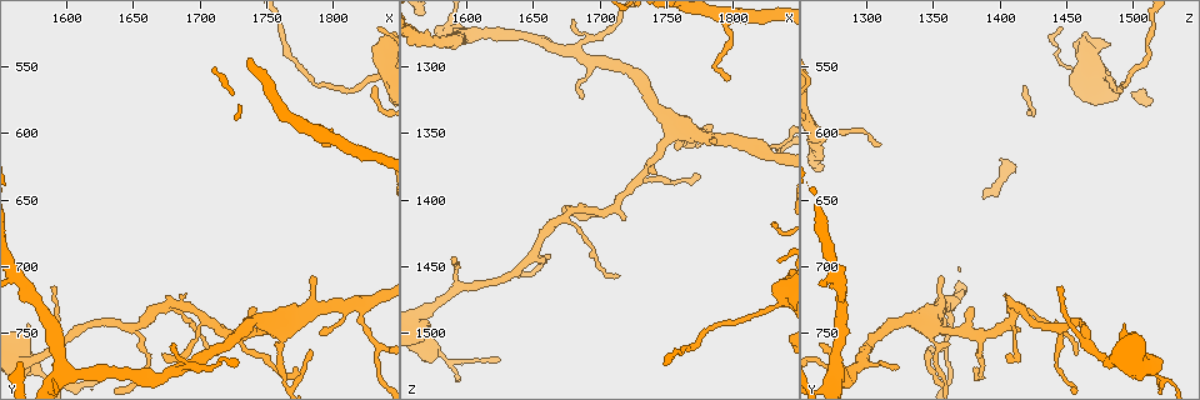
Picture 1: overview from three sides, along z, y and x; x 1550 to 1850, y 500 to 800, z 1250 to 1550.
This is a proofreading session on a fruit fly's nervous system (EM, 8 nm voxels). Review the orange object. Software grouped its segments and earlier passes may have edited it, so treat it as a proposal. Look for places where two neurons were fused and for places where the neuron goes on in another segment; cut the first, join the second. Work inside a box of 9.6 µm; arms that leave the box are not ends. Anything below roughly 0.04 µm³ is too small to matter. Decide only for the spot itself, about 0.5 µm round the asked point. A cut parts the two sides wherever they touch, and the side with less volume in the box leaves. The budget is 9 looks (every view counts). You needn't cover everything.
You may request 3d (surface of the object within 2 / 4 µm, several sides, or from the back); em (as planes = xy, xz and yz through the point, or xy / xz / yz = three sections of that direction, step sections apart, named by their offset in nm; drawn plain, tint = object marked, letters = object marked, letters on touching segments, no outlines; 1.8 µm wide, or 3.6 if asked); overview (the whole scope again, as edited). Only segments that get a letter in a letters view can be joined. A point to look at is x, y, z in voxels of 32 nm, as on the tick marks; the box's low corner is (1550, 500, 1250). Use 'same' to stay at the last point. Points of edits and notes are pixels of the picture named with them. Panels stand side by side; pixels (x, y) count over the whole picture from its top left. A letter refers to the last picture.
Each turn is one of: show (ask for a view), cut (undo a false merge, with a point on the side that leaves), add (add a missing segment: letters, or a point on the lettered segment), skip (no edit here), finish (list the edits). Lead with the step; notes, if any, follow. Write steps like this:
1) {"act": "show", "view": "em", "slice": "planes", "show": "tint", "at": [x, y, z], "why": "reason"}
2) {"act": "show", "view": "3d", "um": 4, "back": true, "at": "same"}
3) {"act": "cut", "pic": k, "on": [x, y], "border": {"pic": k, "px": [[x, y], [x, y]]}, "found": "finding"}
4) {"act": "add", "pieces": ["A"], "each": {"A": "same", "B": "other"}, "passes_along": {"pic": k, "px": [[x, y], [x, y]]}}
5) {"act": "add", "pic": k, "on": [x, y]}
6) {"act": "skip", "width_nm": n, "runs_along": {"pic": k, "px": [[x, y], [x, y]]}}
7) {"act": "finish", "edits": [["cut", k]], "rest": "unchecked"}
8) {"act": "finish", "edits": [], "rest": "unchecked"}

{"act": "show", "view": "em", "slice": "planes", "show": "letters", "at": [1570, 746, 1492]}

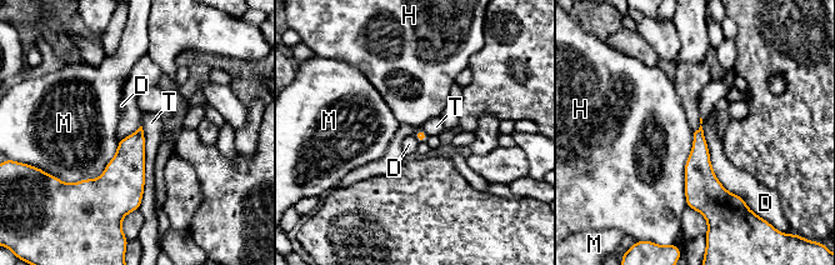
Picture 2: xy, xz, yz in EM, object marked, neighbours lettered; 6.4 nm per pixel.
{"act": "skip", "longest_contact_nm": ["D", 600], "each": {"D": "other", "H": "other", "M": "other", "T": "other"}, "found": "none of them fits"}

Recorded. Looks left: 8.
{"act": "show", "view": "em", "um": 3.6, "slice": "yz", "step": 16, "show": "plain", "at": [1744, 732, 1380], "why": "free end"}

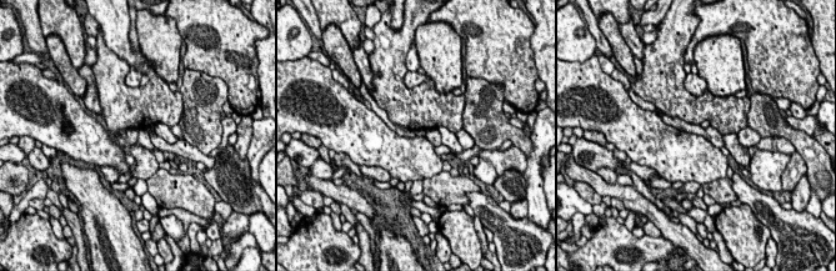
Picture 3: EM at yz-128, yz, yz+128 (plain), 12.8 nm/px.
{"act": "show", "view": "em", "um": 3.6, "slice": "yz", "step": 16, "show": "letters", "at": "same", "why": "what lies round it"}

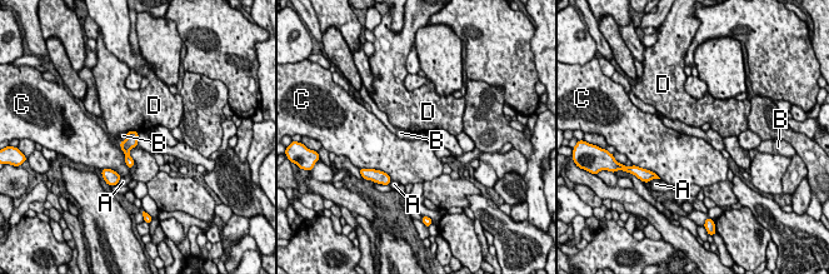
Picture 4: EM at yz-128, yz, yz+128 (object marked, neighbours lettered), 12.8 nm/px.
{"act": "skip", "longest_contact_nm": ["C", 340], "each": {"A": "other", "B": "other", "C": "other", "D": "other"}, "border": {"pic": 4, "px": [[126, 133], [126, 138], [119, 143]]}, "found": "no lettered segment goes on from it"}

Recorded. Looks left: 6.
{"act": "show", "view": "3d", "um": 2, "at": [1800, 610, 1308]}

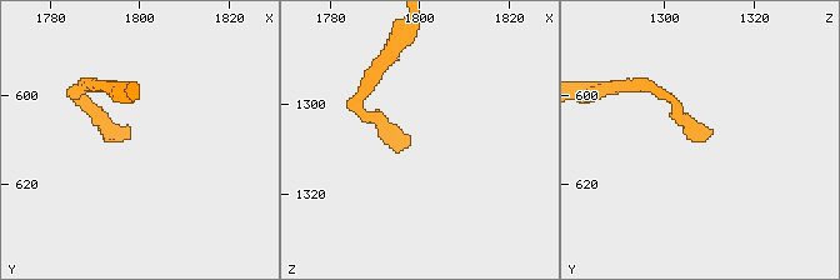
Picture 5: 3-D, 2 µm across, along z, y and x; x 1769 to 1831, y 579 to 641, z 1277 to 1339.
{"act": "show", "view": "em", "slice": "xz", "step": 8, "show": "letters", "at": [1798, 609, 1309], "why": "shape alone is not enough"}

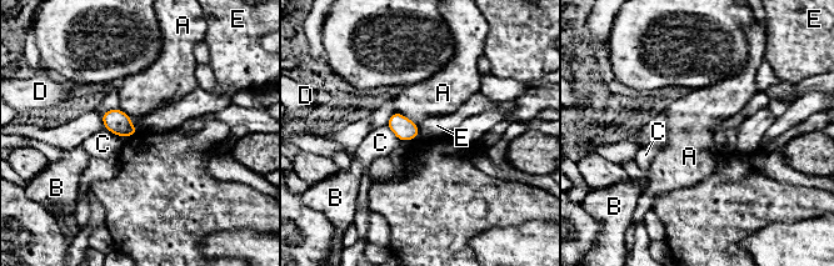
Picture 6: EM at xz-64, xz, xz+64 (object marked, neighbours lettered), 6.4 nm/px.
{"act": "show", "view": "em", "slice": "planes", "show": "letters", "at": "same"}

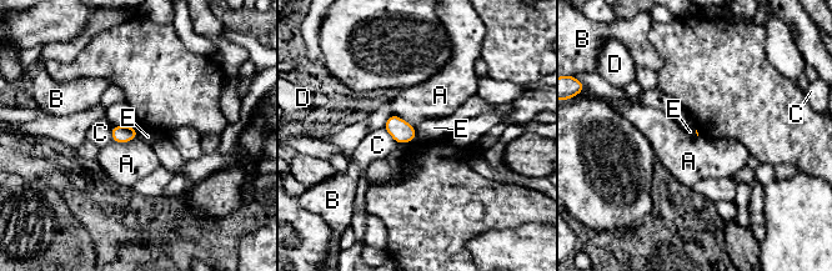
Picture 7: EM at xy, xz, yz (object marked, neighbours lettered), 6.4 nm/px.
{"act": "skip", "each": {"A": "other", "B": "other", "C": "other", "D": "other", "E": "other"}, "border": {"pic": 7, "px": [[415, 129], [417, 136]]}, "found": "none of them fits"}

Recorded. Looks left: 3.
{"act": "show", "view": "3d", "um": 2, "at": [1832, 756, 1360]}

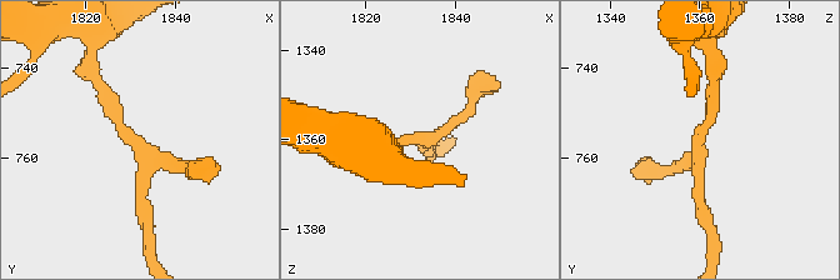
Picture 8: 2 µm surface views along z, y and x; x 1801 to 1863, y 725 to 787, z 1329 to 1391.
{"act": "show", "view": "em", "slice": "yz", "step": 16, "show": "letters", "at": [1831, 757, 1361]}

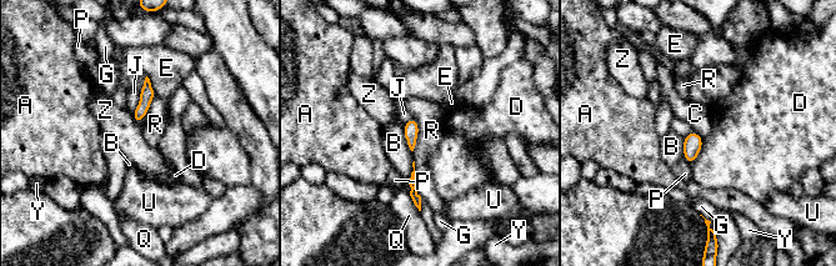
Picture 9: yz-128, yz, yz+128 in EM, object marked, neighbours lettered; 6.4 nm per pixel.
{"act": "skip", "each": {"A": "other", "B": "other", "C": "other", "D": "other", "E": "other", "G": "other", "J": "other", "P": "other", "Q": "other", "R": "other", "U": "other", "Y": "other", "Z": "other"}, "found": "one neuron here"}

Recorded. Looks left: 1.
{"act": "finish", "edits": [], "rest": "unchecked"}

